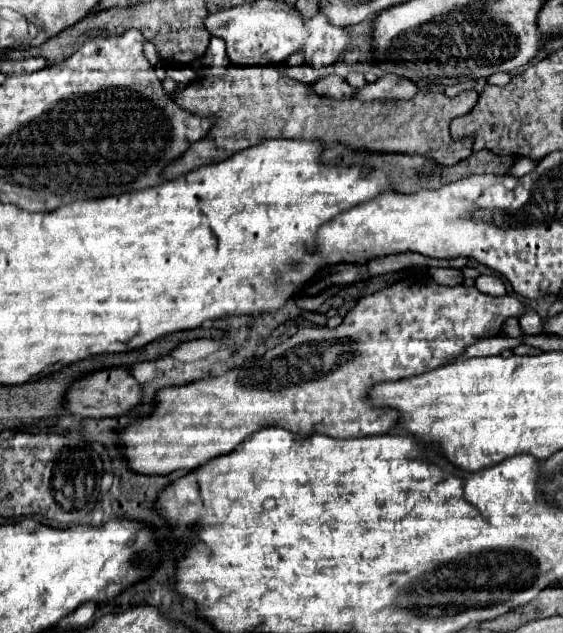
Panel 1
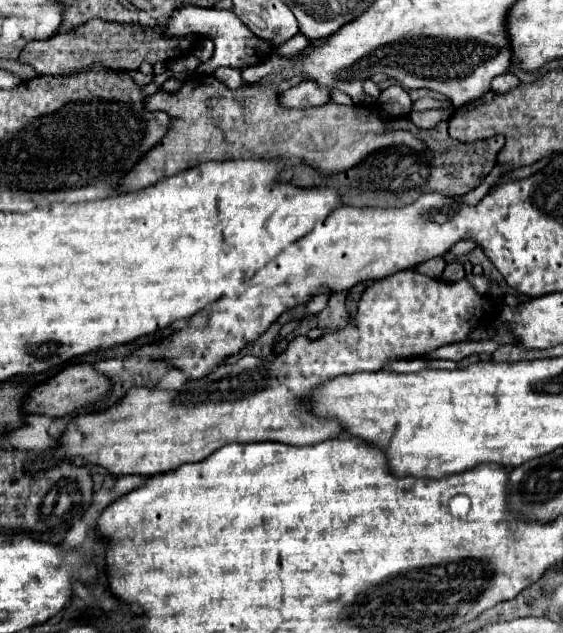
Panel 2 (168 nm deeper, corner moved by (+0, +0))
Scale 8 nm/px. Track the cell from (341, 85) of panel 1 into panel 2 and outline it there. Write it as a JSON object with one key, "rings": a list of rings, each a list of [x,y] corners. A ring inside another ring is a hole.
{"rings":[[[303,80],[301,84],[285,90],[279,96],[279,104],[285,108],[311,108],[329,102],[329,90],[319,88],[311,80]]]}

